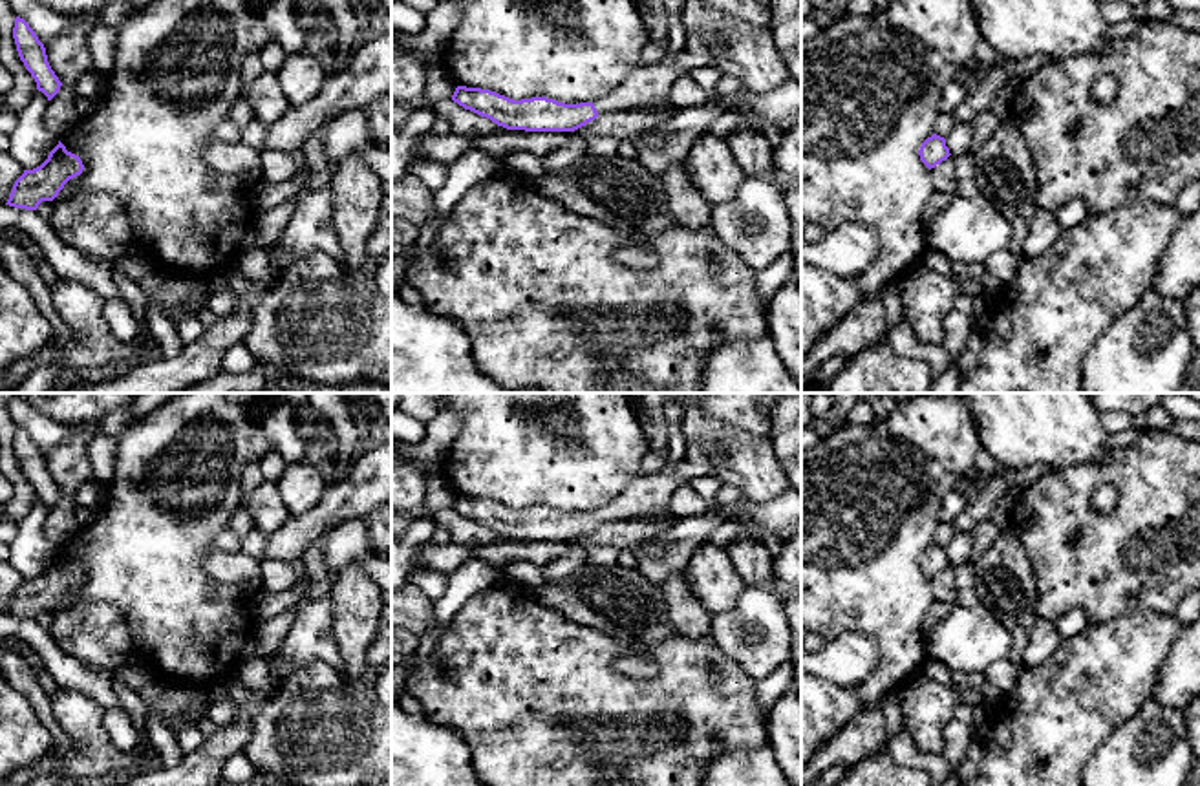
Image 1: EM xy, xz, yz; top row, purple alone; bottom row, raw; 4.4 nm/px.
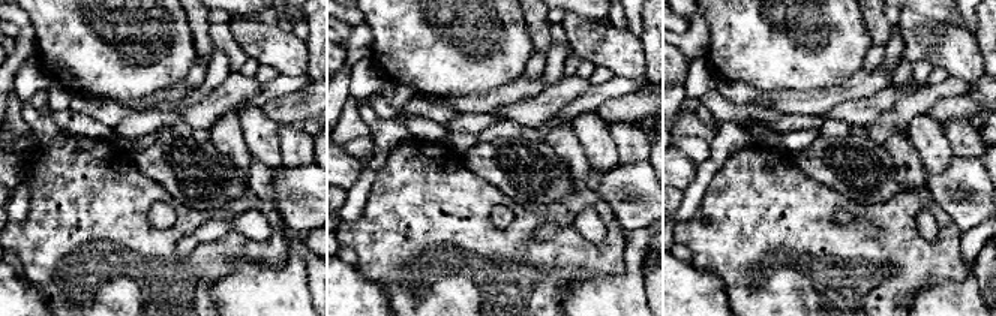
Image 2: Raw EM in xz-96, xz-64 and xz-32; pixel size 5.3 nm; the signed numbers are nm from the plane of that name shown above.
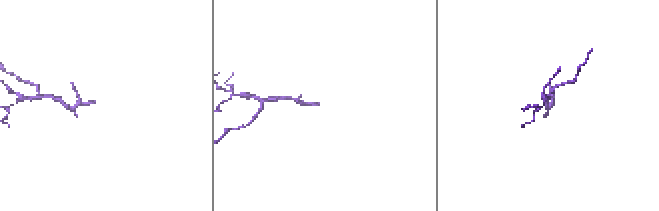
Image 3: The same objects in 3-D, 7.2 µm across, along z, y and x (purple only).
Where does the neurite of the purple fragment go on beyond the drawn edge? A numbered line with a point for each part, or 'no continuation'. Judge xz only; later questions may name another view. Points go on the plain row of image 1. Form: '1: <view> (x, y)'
1: xz (736, 457)

